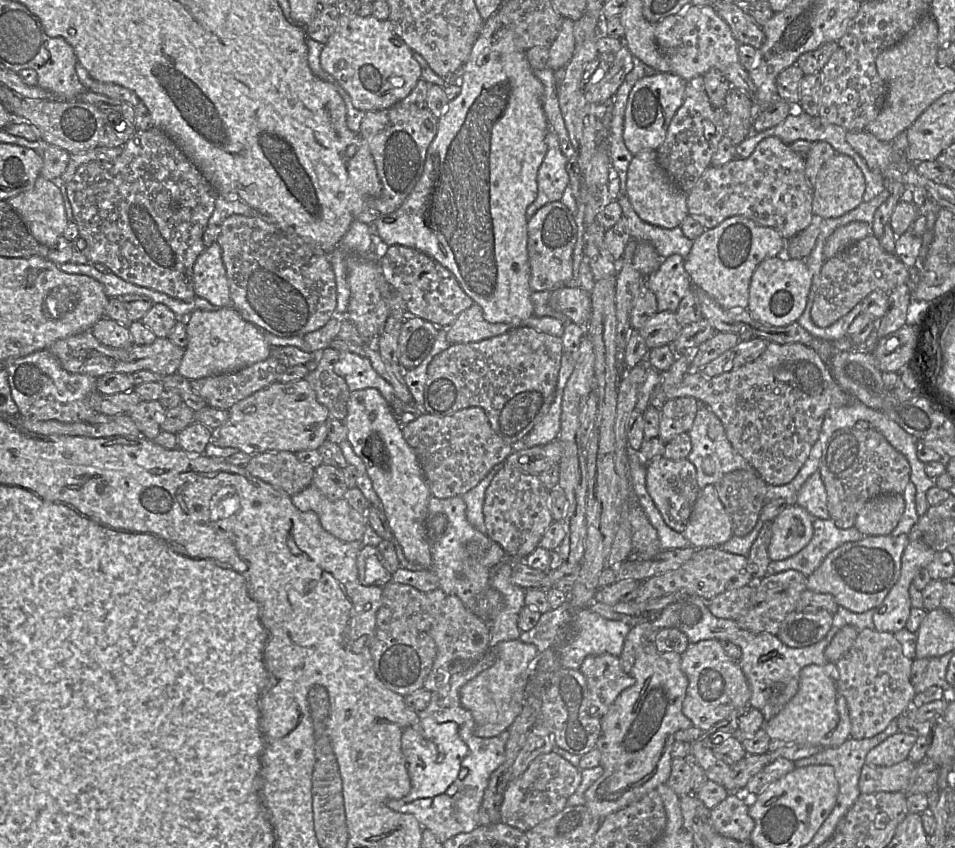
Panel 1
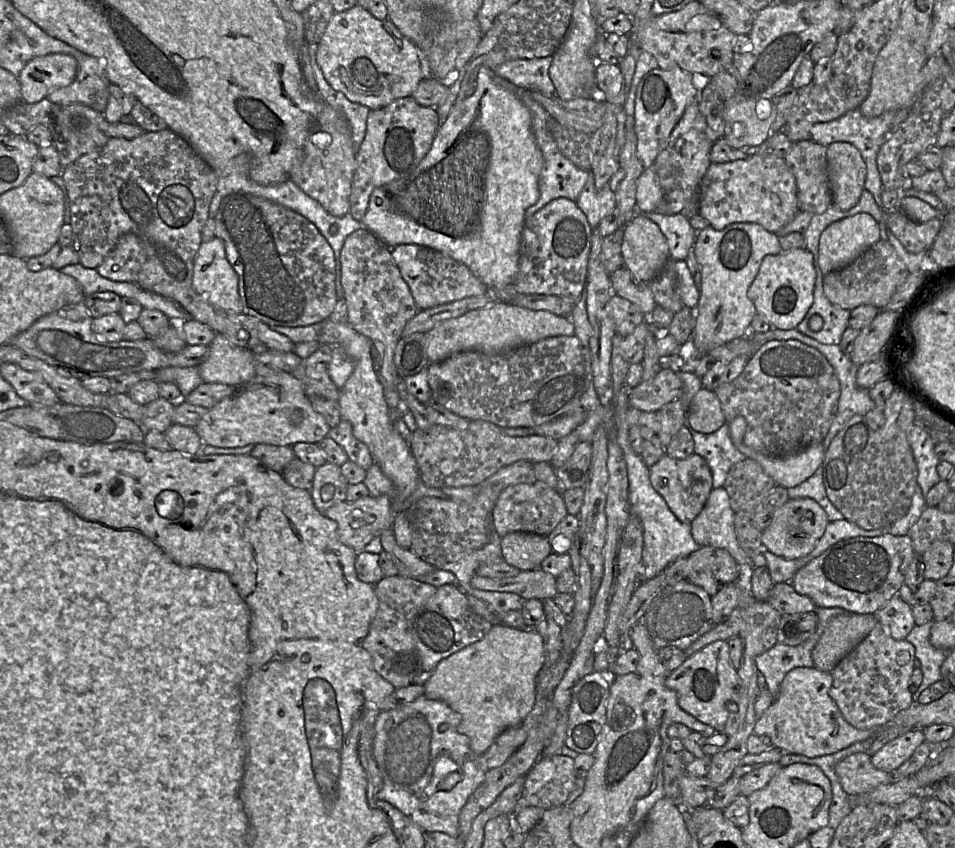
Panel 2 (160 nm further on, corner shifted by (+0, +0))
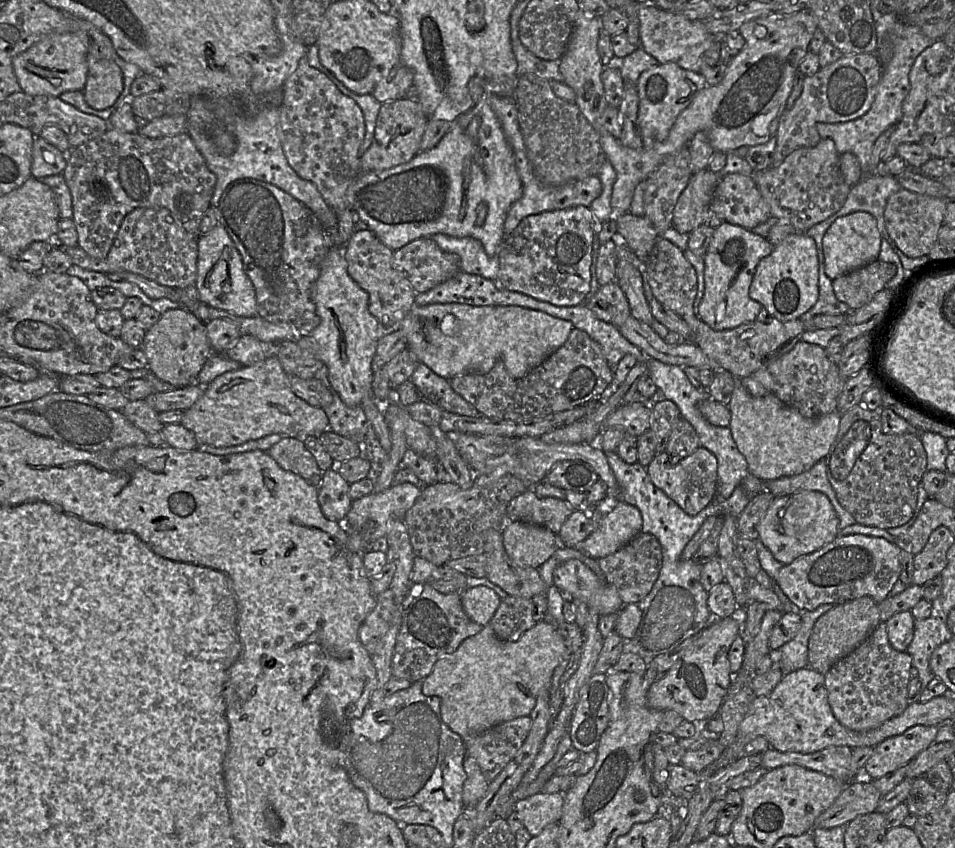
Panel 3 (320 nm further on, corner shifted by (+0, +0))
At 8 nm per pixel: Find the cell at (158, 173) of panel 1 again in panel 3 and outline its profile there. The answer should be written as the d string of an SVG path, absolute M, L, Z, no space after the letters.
M108 129L102 135L71 149L62 173L72 197L73 221L78 234L78 246L89 256L106 259L124 217L136 208L166 208L183 228L200 236L200 224L217 182L202 154L188 132L175 136L149 138L138 132Z

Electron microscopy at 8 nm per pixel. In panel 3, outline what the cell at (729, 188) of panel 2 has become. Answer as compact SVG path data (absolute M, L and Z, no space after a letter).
M740 173L720 177L710 210L723 222L751 230L772 217L769 204L751 176Z

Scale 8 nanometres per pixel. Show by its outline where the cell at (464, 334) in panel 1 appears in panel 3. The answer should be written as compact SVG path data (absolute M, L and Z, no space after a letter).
M460 303L413 305L402 320L383 331L388 334L396 330L404 333L407 348L420 362L439 376L450 379L464 373L486 374L501 360L510 377L519 379L539 366L568 339L574 328L571 321L553 317L543 311L520 306L471 306Z

